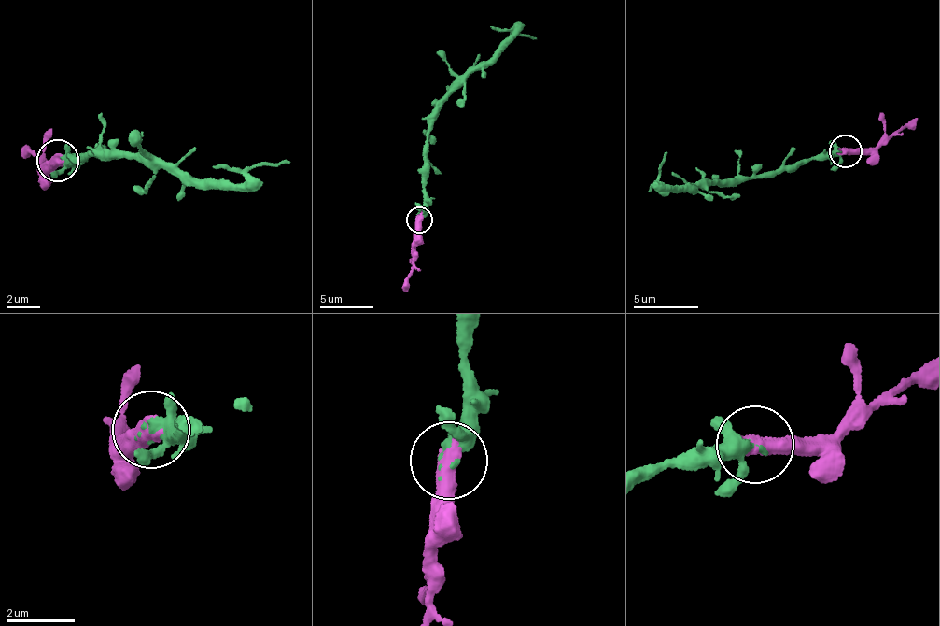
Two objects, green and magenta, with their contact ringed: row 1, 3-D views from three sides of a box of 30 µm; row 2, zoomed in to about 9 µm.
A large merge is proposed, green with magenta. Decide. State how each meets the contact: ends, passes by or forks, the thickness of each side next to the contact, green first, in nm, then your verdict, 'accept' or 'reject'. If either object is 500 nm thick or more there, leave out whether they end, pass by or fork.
280/550 nm | accept

